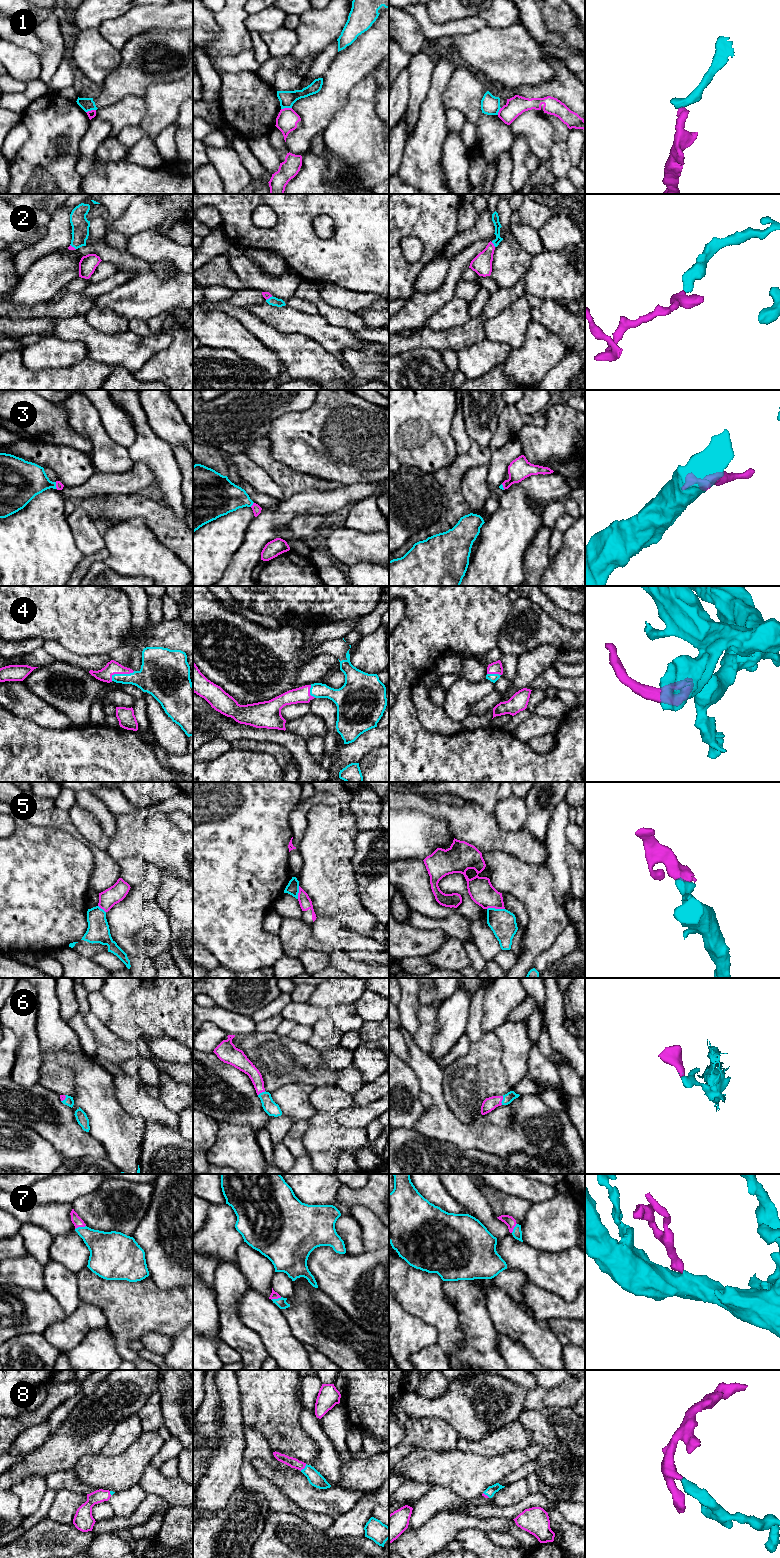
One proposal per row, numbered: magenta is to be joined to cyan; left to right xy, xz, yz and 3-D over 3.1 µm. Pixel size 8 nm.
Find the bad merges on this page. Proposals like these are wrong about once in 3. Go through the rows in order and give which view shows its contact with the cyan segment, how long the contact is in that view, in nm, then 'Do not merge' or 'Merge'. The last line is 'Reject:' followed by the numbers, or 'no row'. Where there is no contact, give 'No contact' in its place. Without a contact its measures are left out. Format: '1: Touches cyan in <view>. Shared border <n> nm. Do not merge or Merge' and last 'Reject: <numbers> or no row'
1: Touches cyan in xz. Shared border 90 nm. Do not merge
2: Touches cyan in yz. Shared border 50 nm. Merge
3: Touches cyan in xz. Shared border 50 nm. Merge
4: Touches cyan in xy. Shared border 200 nm. Merge
5: Touches cyan in yz. Shared border 140 nm. Do not merge
6: Touches cyan in yz. Shared border 70 nm. Merge
7: Touches cyan in xy. Shared border 90 nm. Merge
8: Touches cyan in xz. Shared border 80 nm. Merge
Reject: 1, 5

